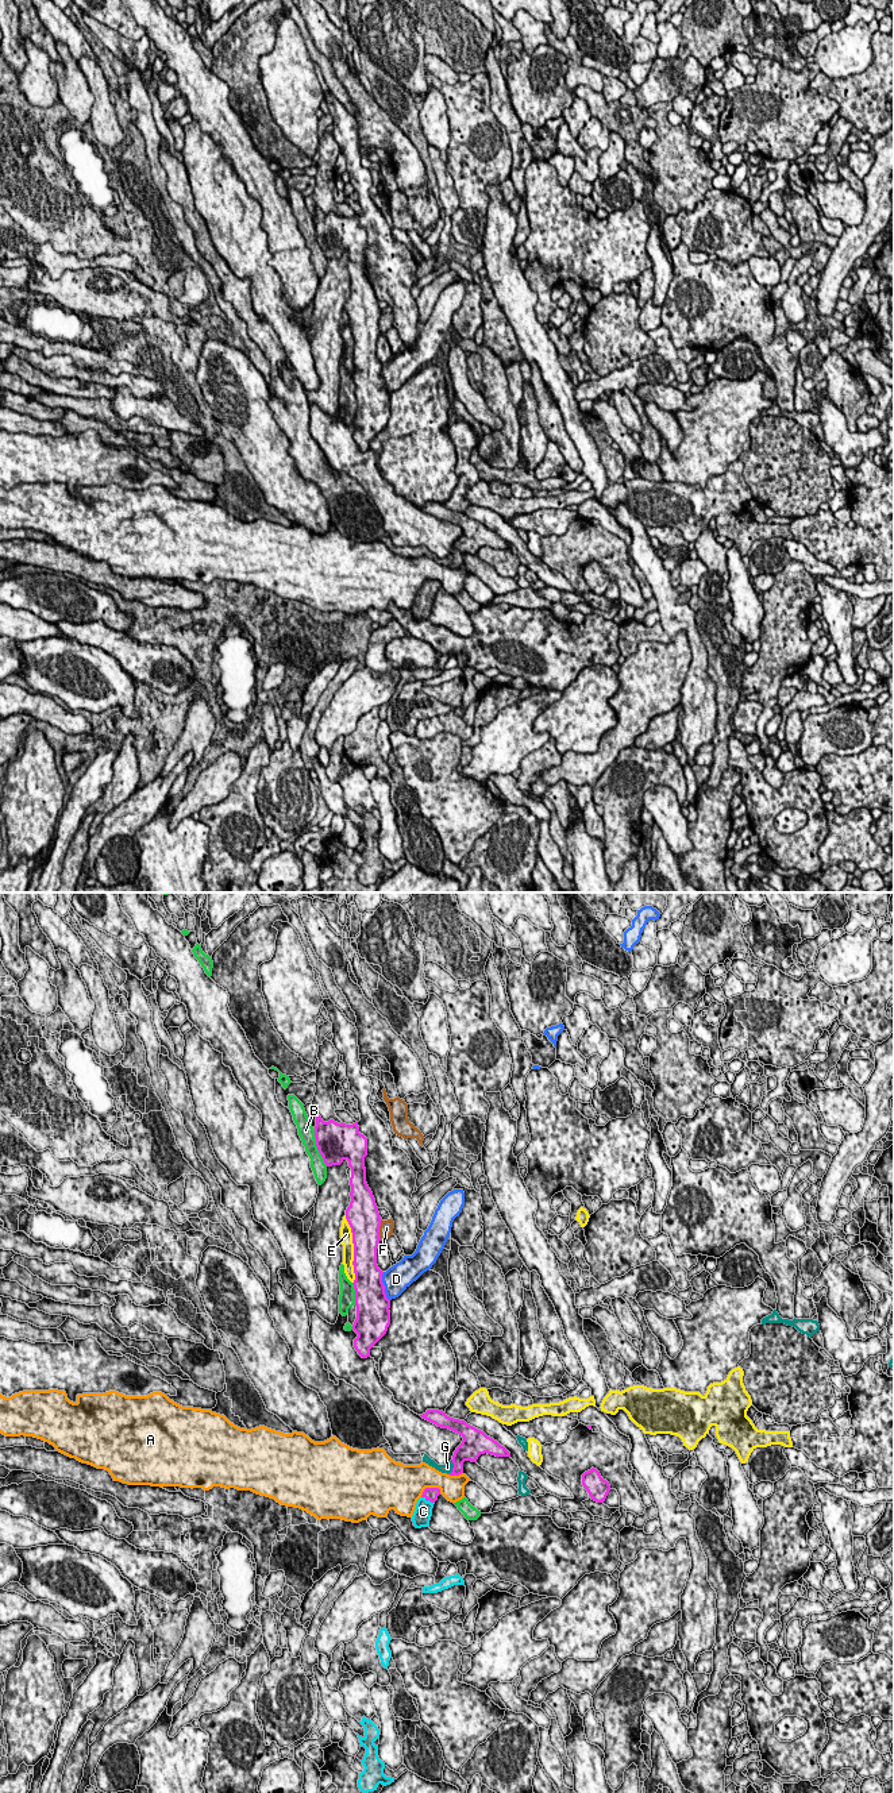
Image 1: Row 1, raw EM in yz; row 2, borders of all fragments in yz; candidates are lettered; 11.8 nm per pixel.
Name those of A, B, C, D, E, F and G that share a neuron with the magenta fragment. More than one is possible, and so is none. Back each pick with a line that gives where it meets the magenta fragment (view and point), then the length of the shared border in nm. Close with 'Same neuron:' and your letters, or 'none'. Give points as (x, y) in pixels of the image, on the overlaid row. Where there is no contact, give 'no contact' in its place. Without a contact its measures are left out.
C: yz (428, 1499) | 180 nm
Same neuron: C

